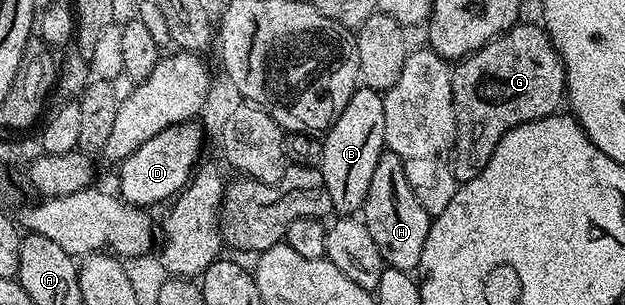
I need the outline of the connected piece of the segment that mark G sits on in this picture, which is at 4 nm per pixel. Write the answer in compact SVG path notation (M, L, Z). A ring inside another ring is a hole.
M516 24L511 29L506 30L501 36L494 38L489 44L485 44L477 52L468 54L452 69L451 79L453 80L453 104L455 105L455 148L451 159L451 171L455 174L456 183L462 184L473 180L473 176L477 176L485 168L485 164L489 164L489 156L493 156L493 152L497 148L497 144L501 144L501 136L505 136L505 132L509 132L513 128L517 128L526 122L532 122L538 118L547 118L550 114L556 113L564 105L565 95L567 93L567 77L565 76L565 68L563 62L559 59L559 54L555 51L555 46L551 42L551 37L543 29L542 25L523 26L524 24Z

